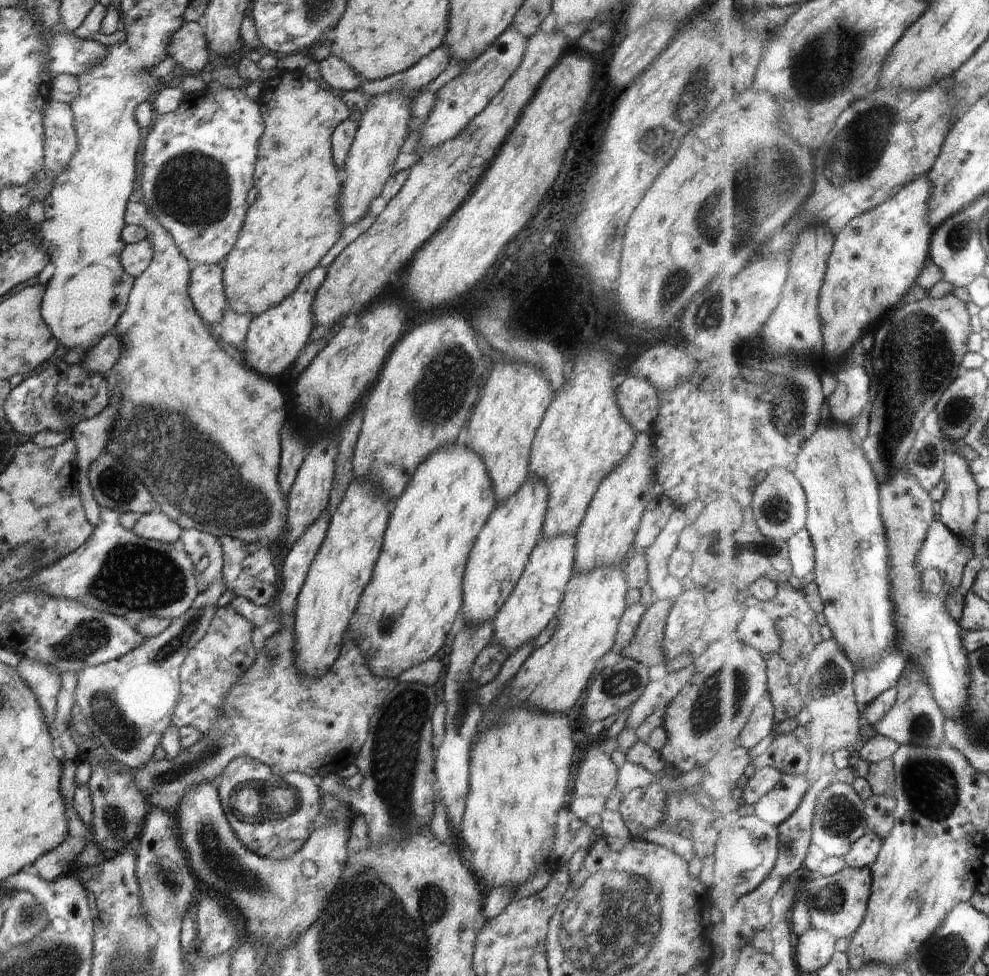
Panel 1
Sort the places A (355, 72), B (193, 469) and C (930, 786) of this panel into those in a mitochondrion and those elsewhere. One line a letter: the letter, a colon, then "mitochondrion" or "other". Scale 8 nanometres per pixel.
A: other
B: mitochondrion
C: mitochondrion

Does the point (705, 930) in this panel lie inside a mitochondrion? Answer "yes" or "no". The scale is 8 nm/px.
no

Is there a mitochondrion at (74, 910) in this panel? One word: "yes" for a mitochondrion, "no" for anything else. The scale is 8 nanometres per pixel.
no

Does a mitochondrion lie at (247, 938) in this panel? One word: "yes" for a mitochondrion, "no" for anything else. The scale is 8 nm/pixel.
no

